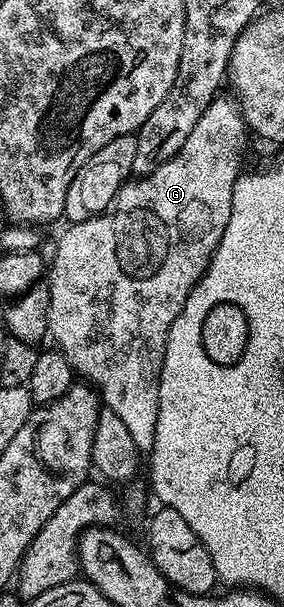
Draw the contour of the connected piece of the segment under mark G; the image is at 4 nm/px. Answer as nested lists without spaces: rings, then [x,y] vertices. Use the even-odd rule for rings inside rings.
[[[218,95],[206,107],[202,119],[198,119],[198,127],[190,131],[190,139],[182,143],[180,154],[171,157],[166,163],[162,163],[148,177],[129,180],[120,186],[118,195],[112,200],[112,208],[107,213],[100,214],[99,217],[91,217],[85,221],[77,221],[69,224],[68,230],[60,237],[60,242],[56,245],[56,254],[50,257],[50,307],[48,308],[48,332],[55,348],[66,355],[66,359],[72,364],[73,374],[80,373],[85,382],[91,385],[100,394],[103,404],[118,419],[122,419],[122,424],[130,431],[130,439],[134,439],[134,447],[140,450],[141,454],[151,454],[154,447],[154,431],[158,427],[158,395],[160,394],[160,376],[164,366],[164,352],[168,342],[168,332],[178,319],[182,307],[186,307],[186,299],[190,291],[202,279],[202,275],[208,269],[210,259],[226,231],[226,223],[230,223],[230,207],[232,206],[232,196],[234,195],[234,183],[242,175],[240,169],[240,156],[244,153],[244,148],[248,145],[250,130],[240,114],[240,106],[231,96]]]

